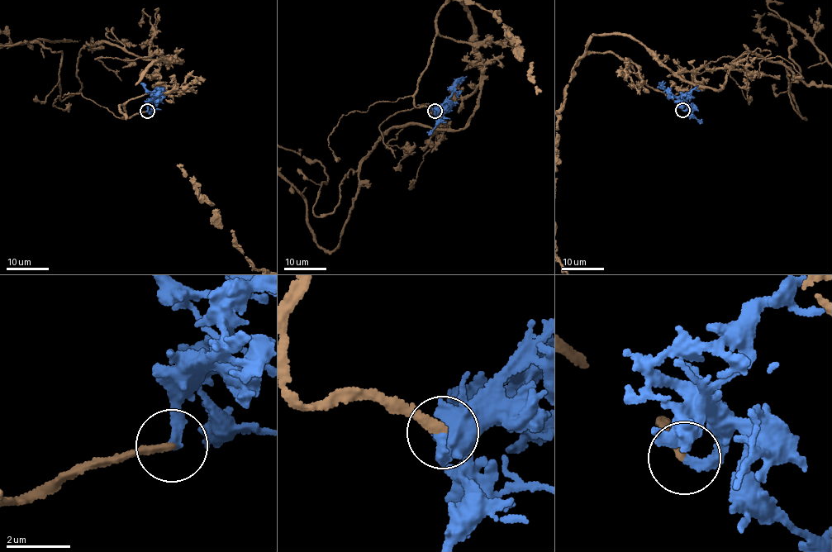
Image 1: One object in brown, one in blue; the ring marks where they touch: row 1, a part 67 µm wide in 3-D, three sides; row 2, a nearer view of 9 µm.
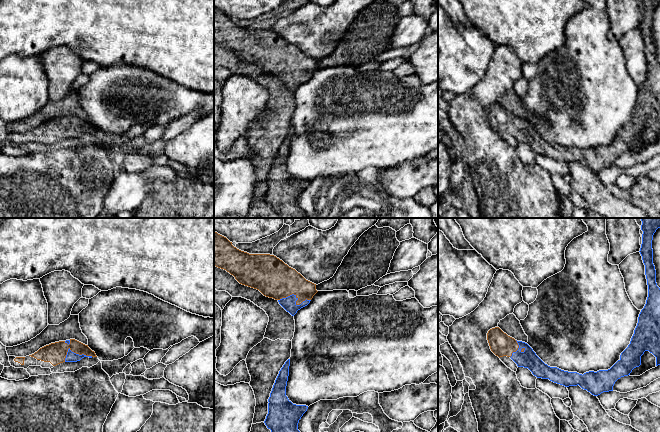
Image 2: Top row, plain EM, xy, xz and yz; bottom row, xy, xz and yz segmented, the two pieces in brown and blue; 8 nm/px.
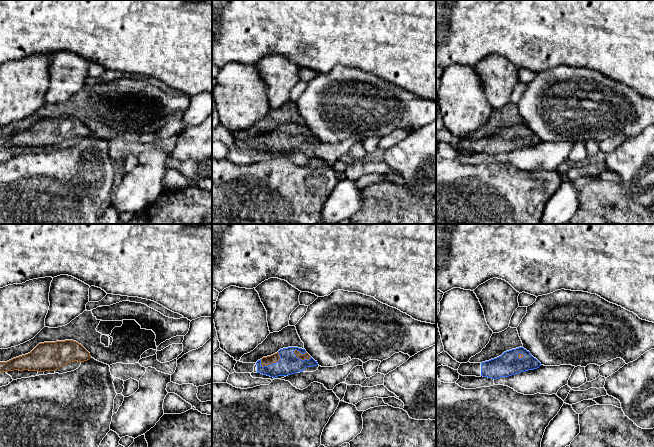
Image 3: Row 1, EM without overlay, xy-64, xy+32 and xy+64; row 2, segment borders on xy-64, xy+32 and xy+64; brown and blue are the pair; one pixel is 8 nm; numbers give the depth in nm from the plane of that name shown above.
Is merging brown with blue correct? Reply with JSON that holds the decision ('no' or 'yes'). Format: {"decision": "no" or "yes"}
{"decision": "yes"}

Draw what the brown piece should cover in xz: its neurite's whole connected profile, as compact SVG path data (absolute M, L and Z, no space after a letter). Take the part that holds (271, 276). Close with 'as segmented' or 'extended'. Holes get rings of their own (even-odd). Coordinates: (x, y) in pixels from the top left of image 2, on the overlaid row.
M214 231L214 266L224 269L242 285L259 290L264 296L273 298L292 316L307 306L318 292L316 284L306 280L295 269L270 254L249 254L232 245L226 237Z | extended

